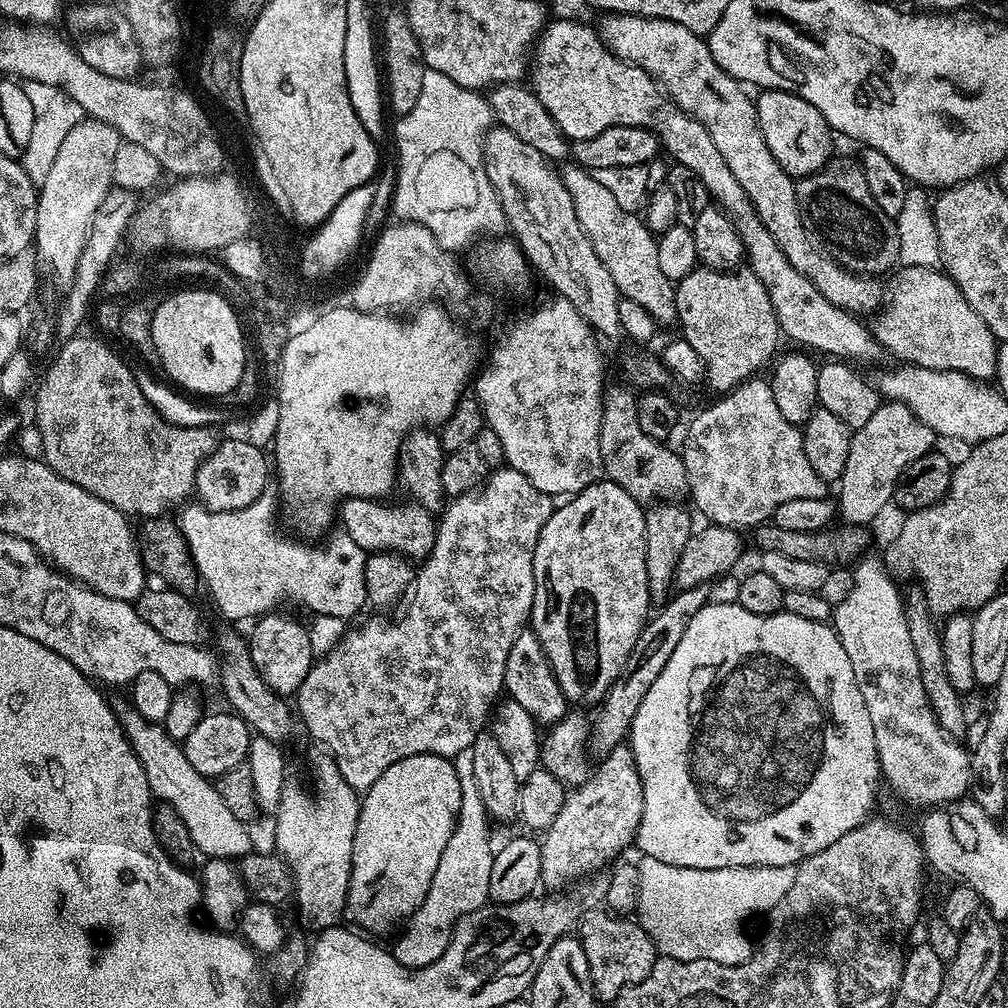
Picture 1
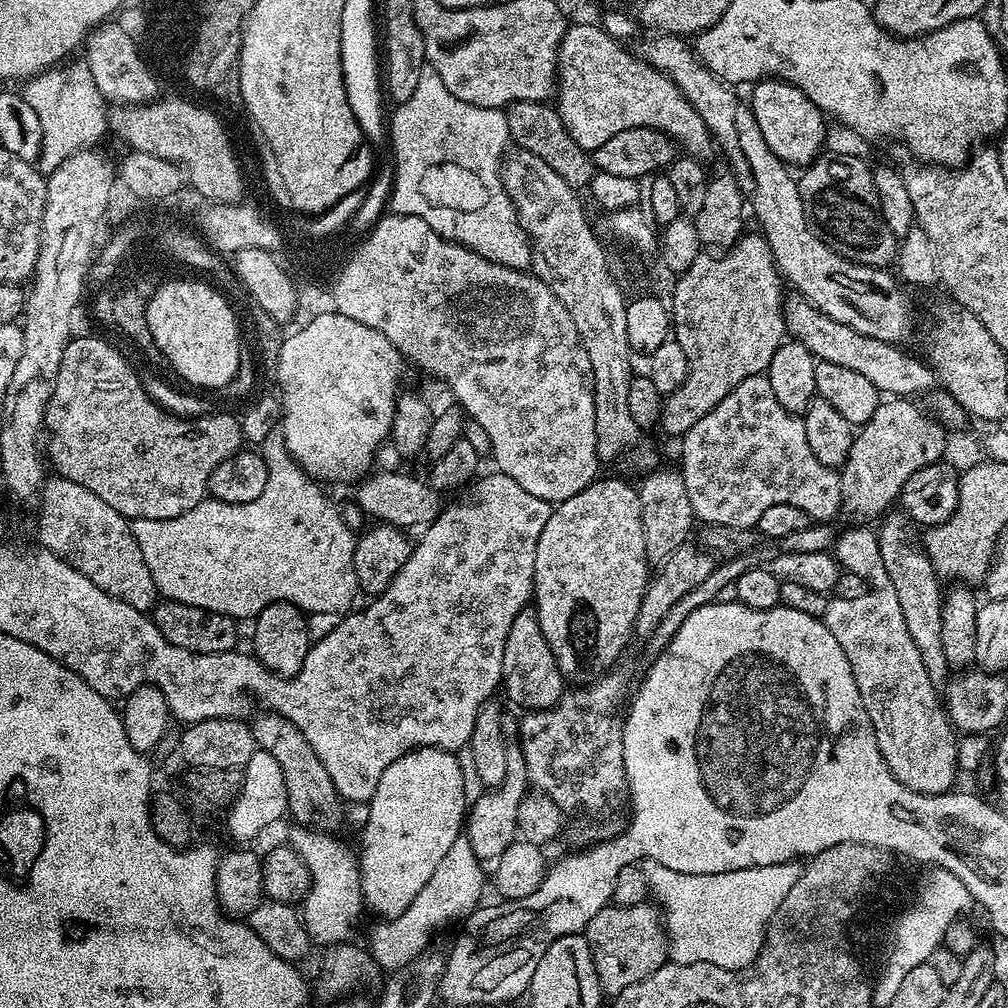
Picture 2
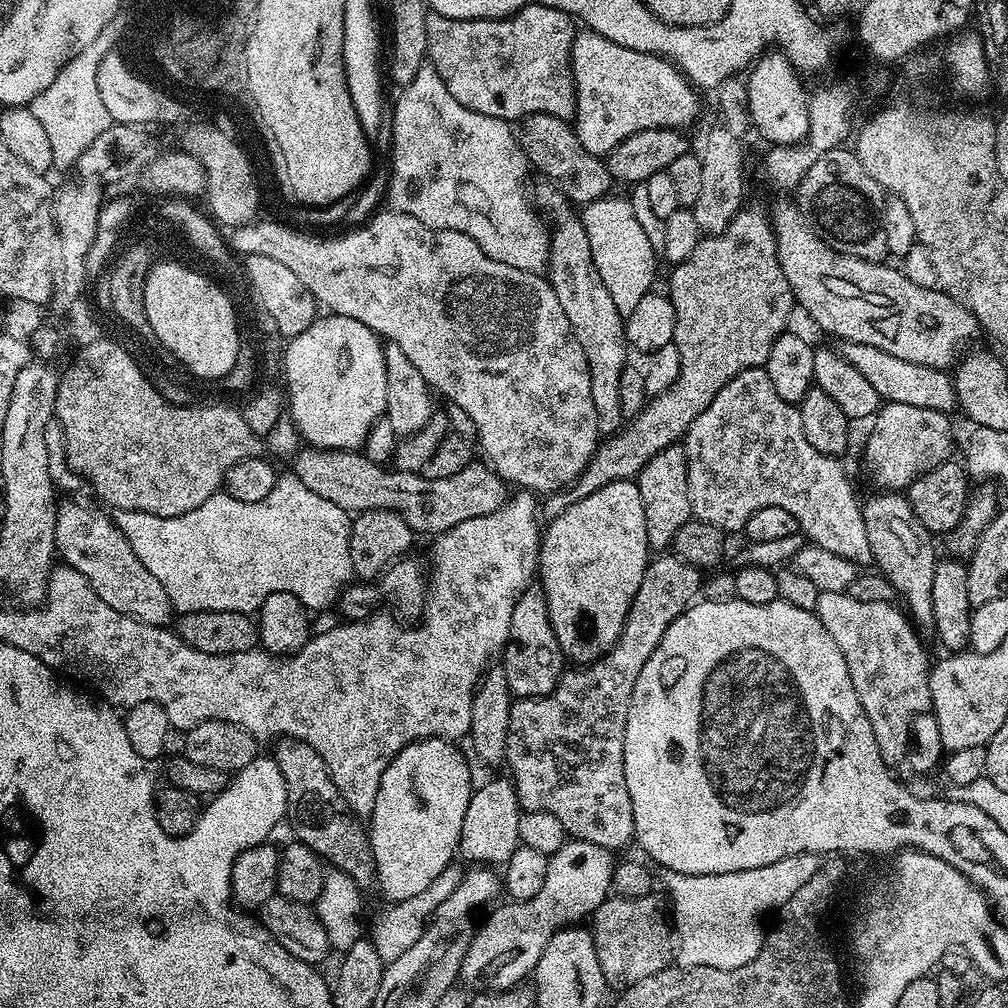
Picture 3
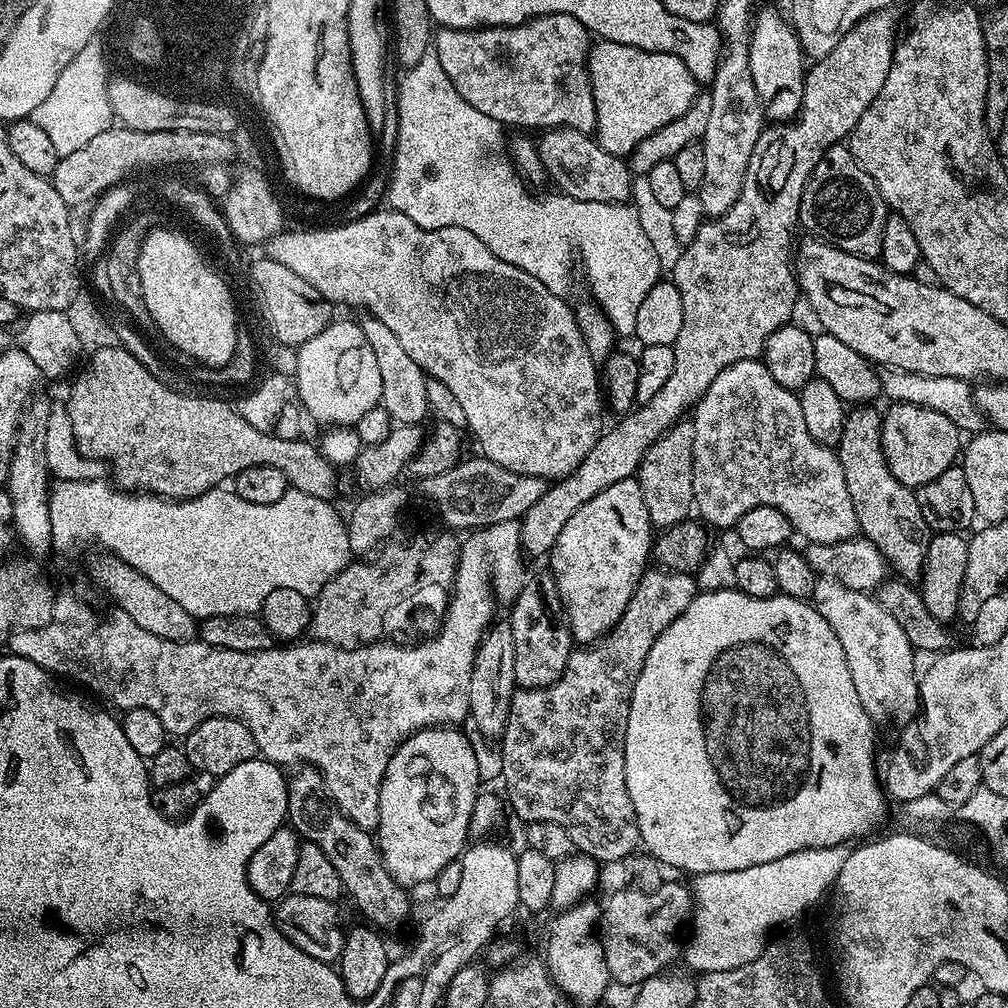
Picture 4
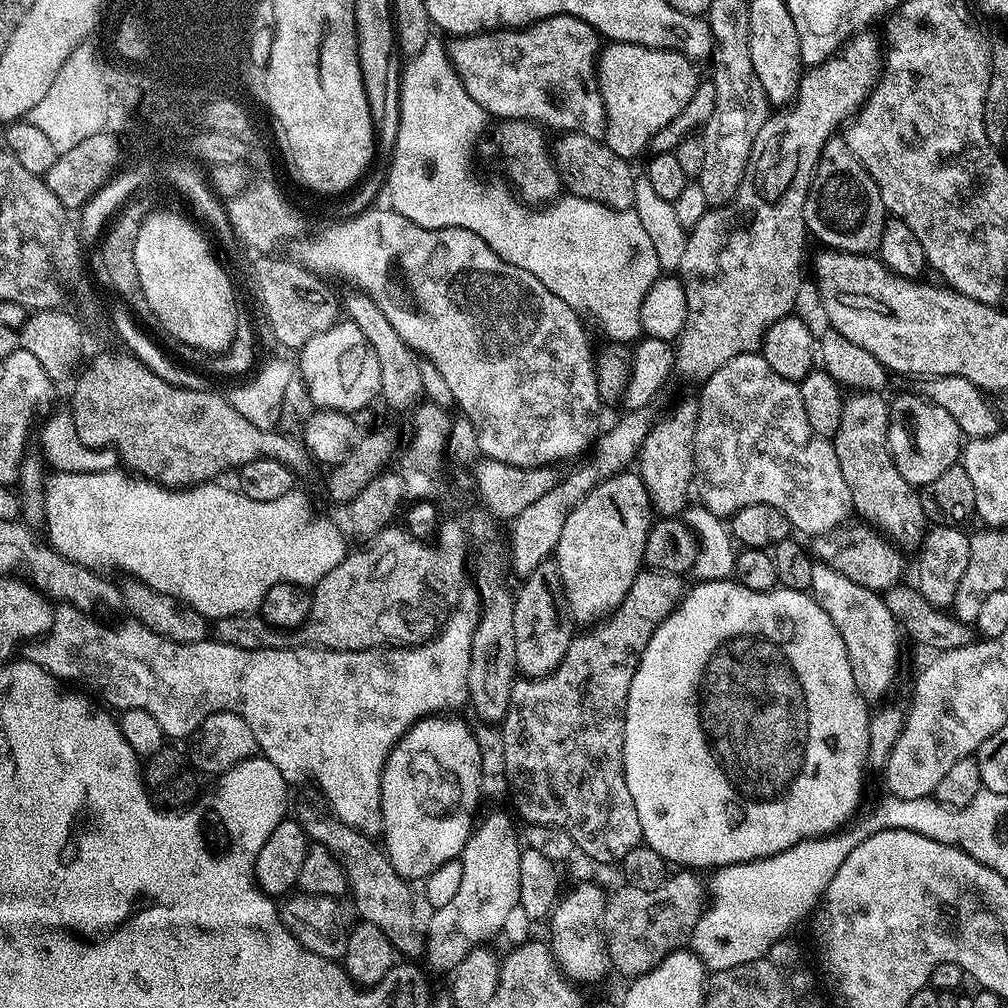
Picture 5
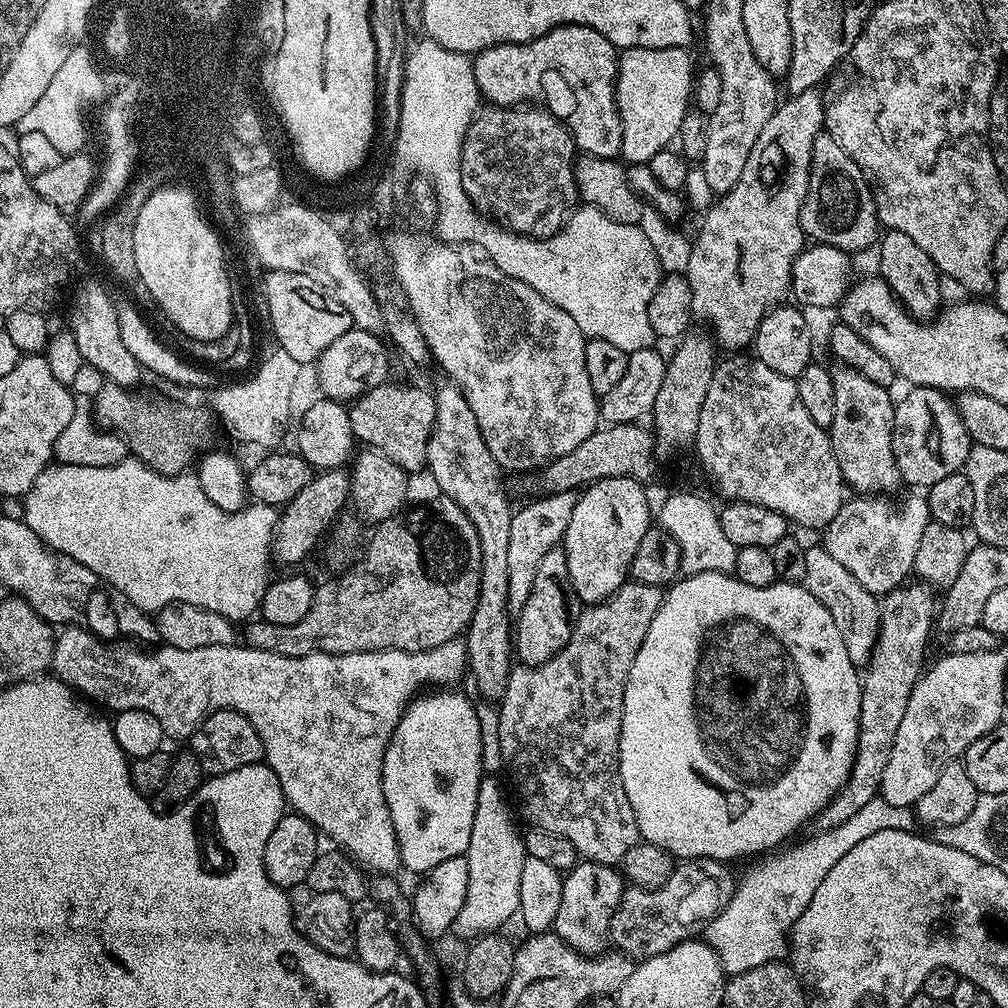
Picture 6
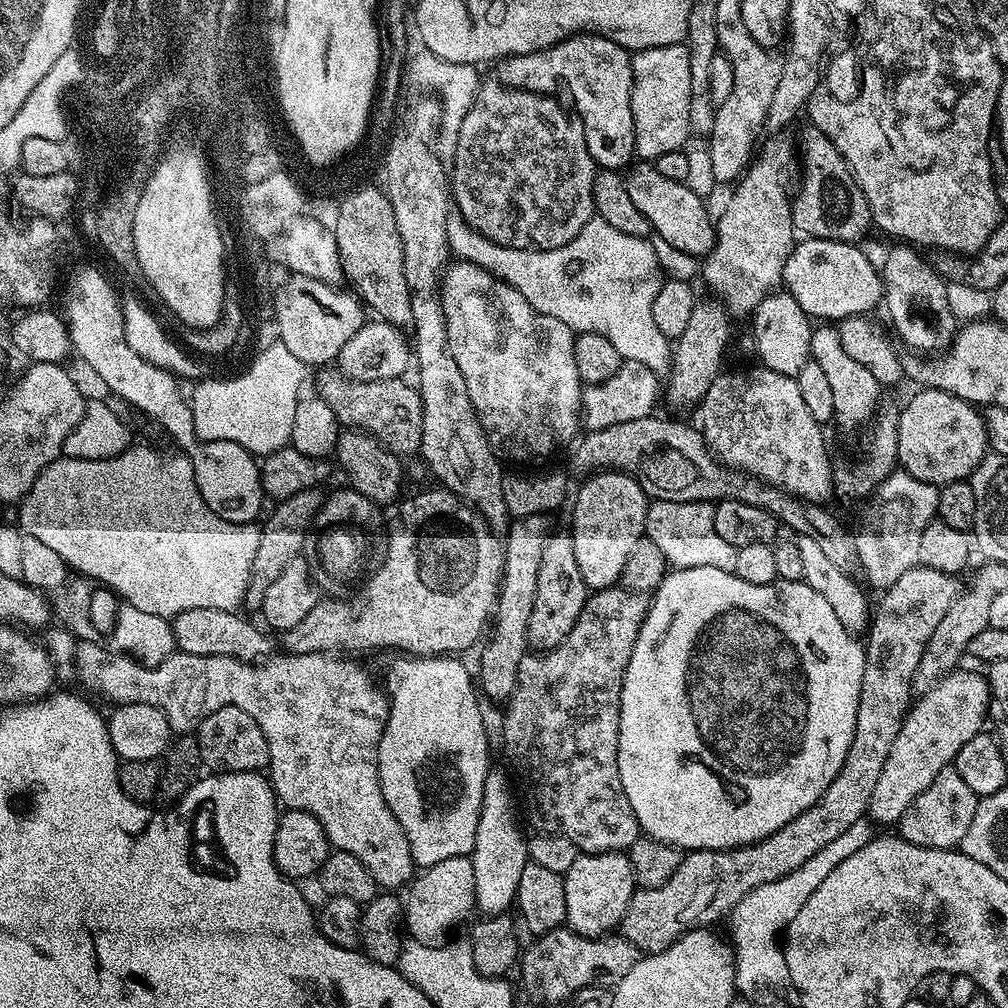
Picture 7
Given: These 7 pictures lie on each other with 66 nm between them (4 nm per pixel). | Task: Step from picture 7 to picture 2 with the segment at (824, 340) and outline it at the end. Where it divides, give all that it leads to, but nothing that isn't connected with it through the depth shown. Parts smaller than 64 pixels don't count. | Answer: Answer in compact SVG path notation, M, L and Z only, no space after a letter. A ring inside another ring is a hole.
M889 511L879 524L882 562L886 566L886 574L890 574L894 594L898 594L898 606L902 610L902 618L906 618L906 631L910 633L910 638L914 638L914 646L922 657L922 666L926 666L926 674L930 674L930 682L937 690L943 689L950 679L950 669L946 662L946 650L942 647L944 592L940 588L941 577L936 575L926 554L917 525L903 511Z

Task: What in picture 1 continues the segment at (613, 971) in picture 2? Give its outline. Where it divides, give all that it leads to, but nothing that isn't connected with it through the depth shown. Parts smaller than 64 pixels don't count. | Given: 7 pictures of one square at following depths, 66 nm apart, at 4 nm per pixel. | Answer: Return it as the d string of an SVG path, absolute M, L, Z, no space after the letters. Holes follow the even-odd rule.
M620 914L603 915L585 915L578 924L578 939L582 950L586 950L593 996L600 1002L614 1002L630 986L643 982L646 974L650 974L658 953L650 934L635 919Z

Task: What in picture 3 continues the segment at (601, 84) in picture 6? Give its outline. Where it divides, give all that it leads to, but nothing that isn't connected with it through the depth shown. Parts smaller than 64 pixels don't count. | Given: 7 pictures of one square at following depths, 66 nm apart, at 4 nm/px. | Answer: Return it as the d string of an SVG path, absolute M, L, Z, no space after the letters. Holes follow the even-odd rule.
M530 2L525 8L519 8L512 16L503 16L500 20L459 20L458 18L446 18L442 14L429 11L426 18L426 42L428 43L427 59L436 67L442 82L446 82L446 90L462 102L470 110L478 114L490 114L490 118L502 118L509 122L523 121L524 117L534 114L550 114L566 121L571 121L576 115L576 83L572 77L572 44L576 40L578 24L573 17L560 8L542 6L539 2Z

